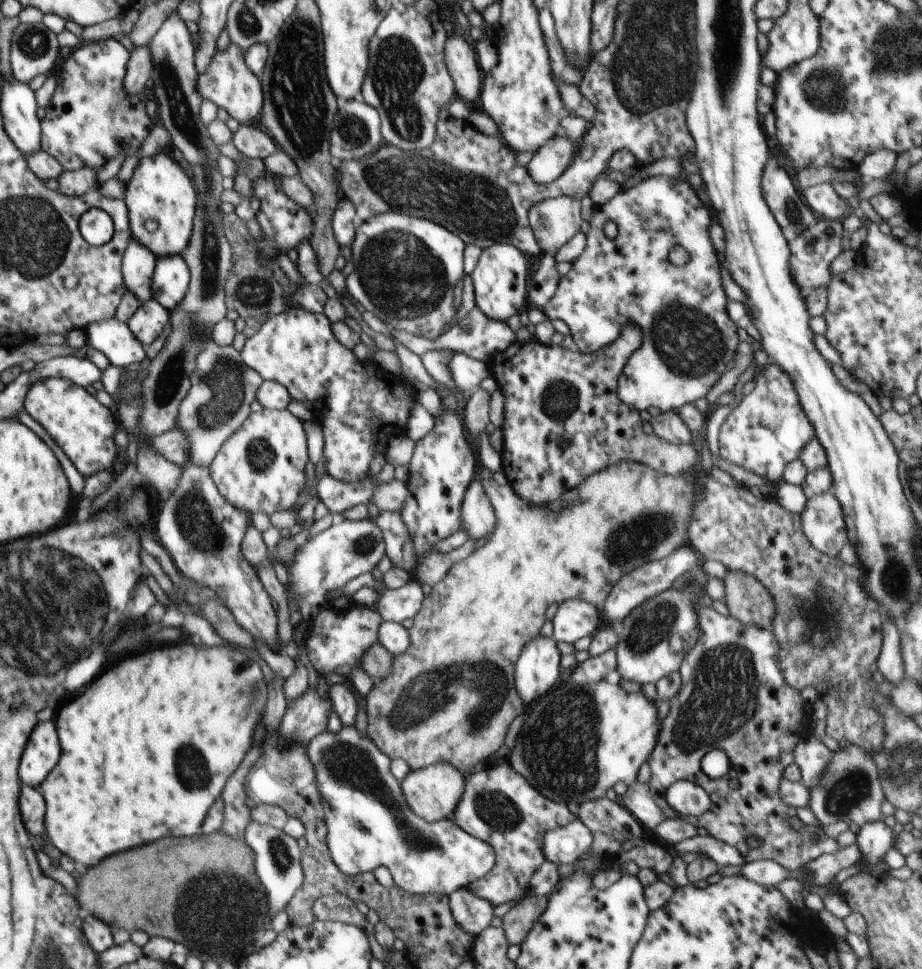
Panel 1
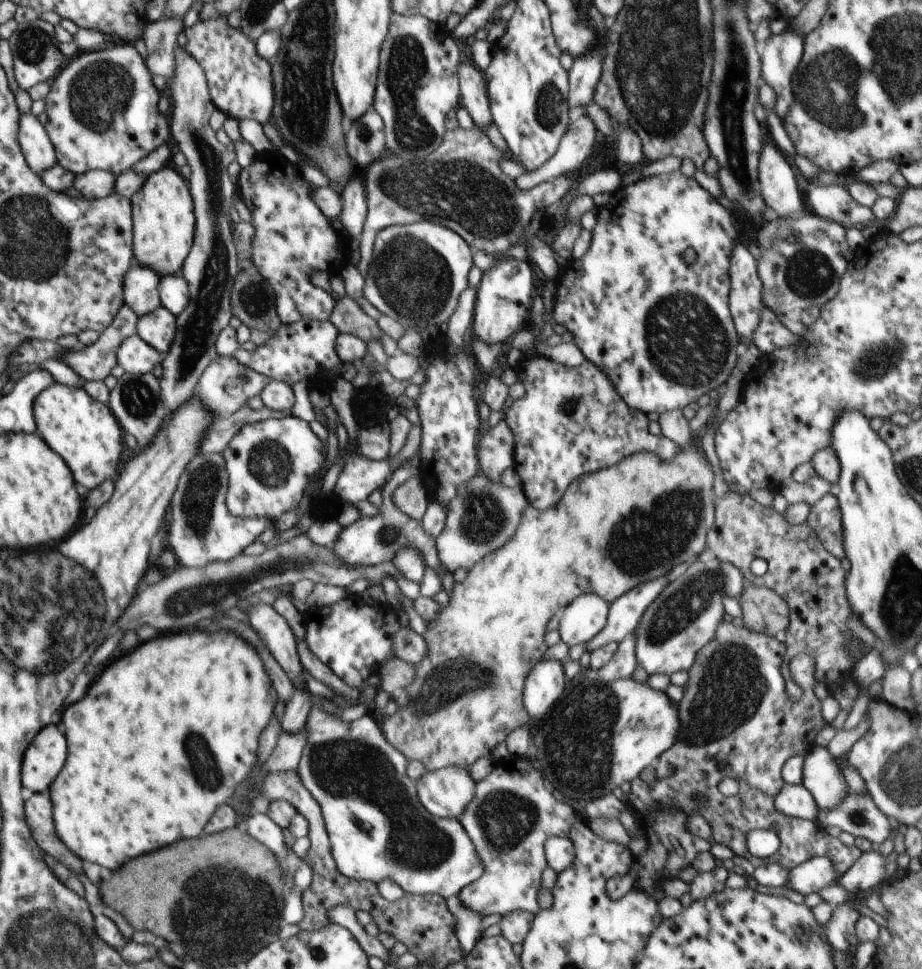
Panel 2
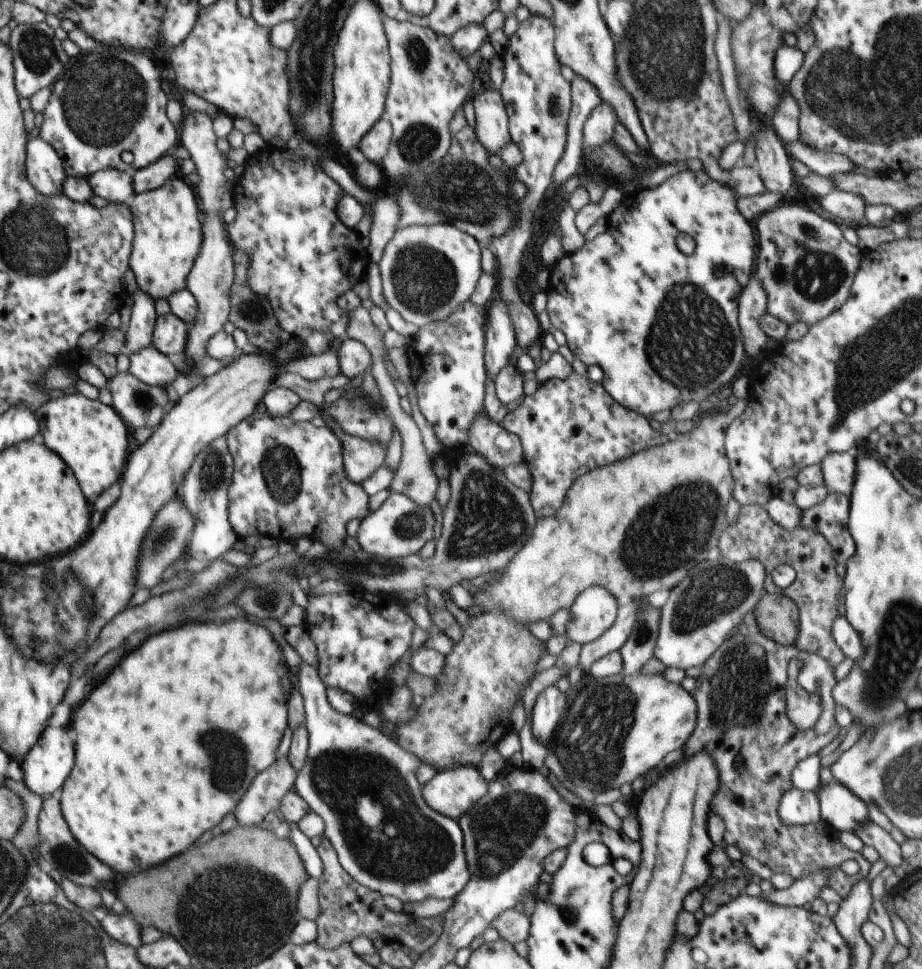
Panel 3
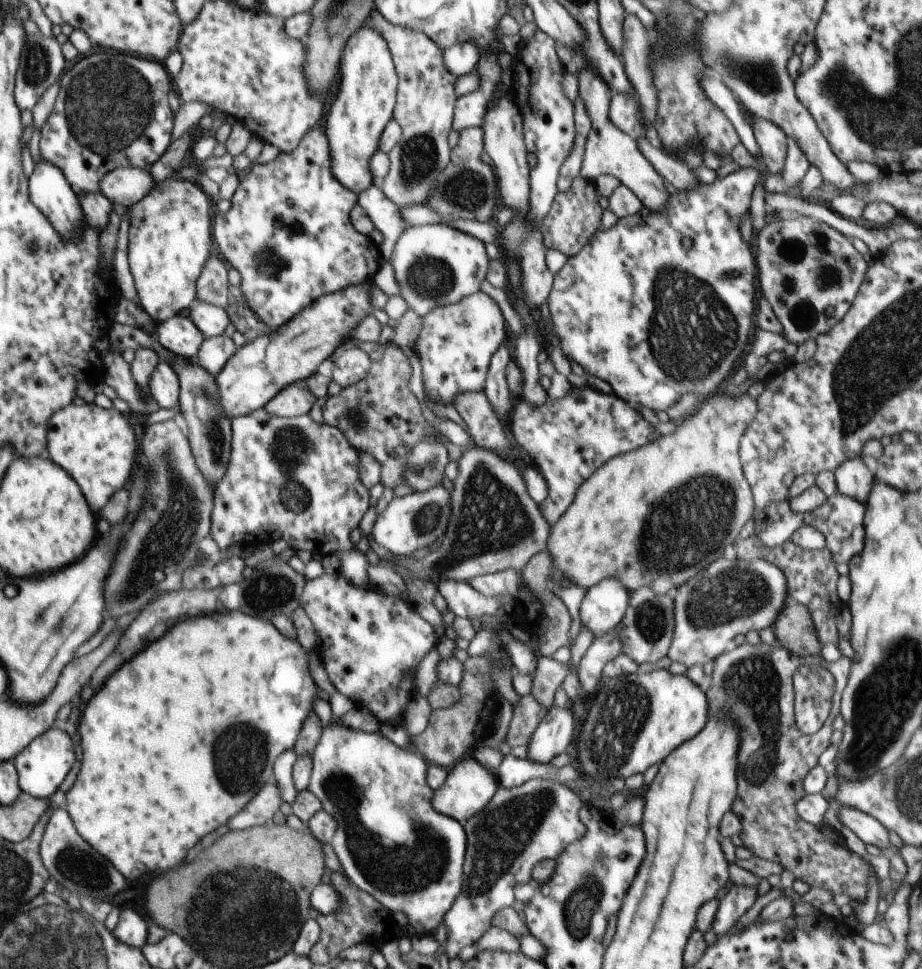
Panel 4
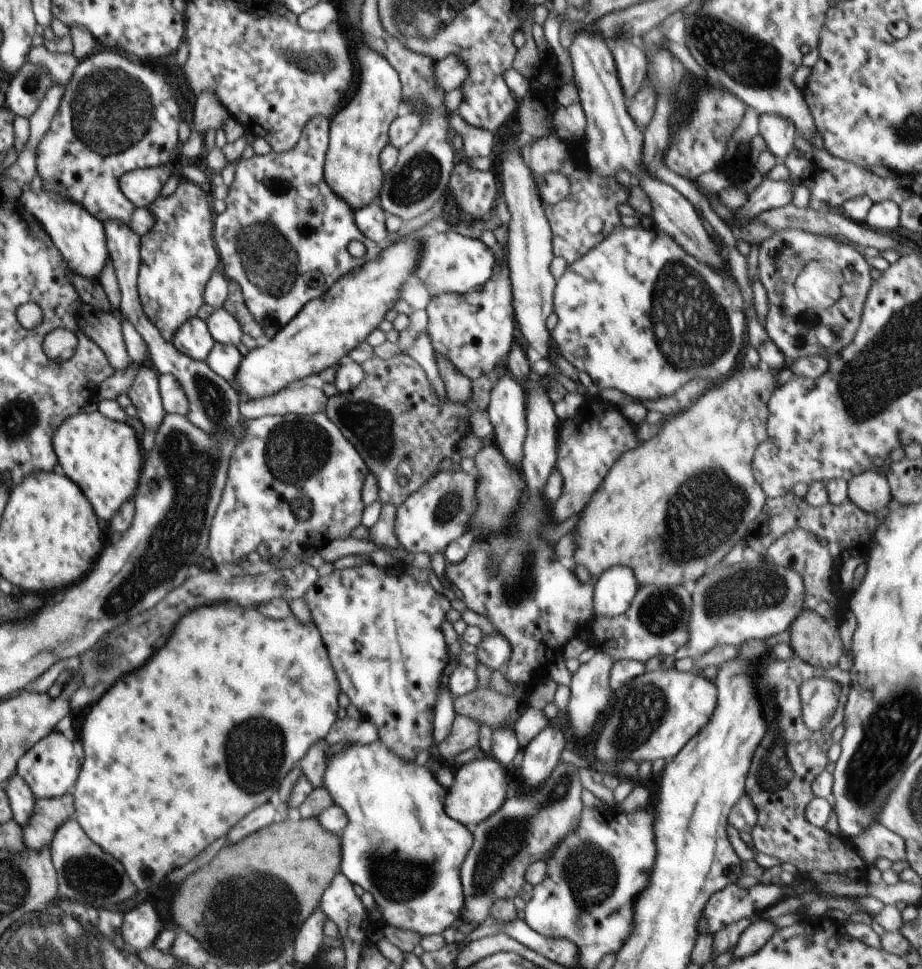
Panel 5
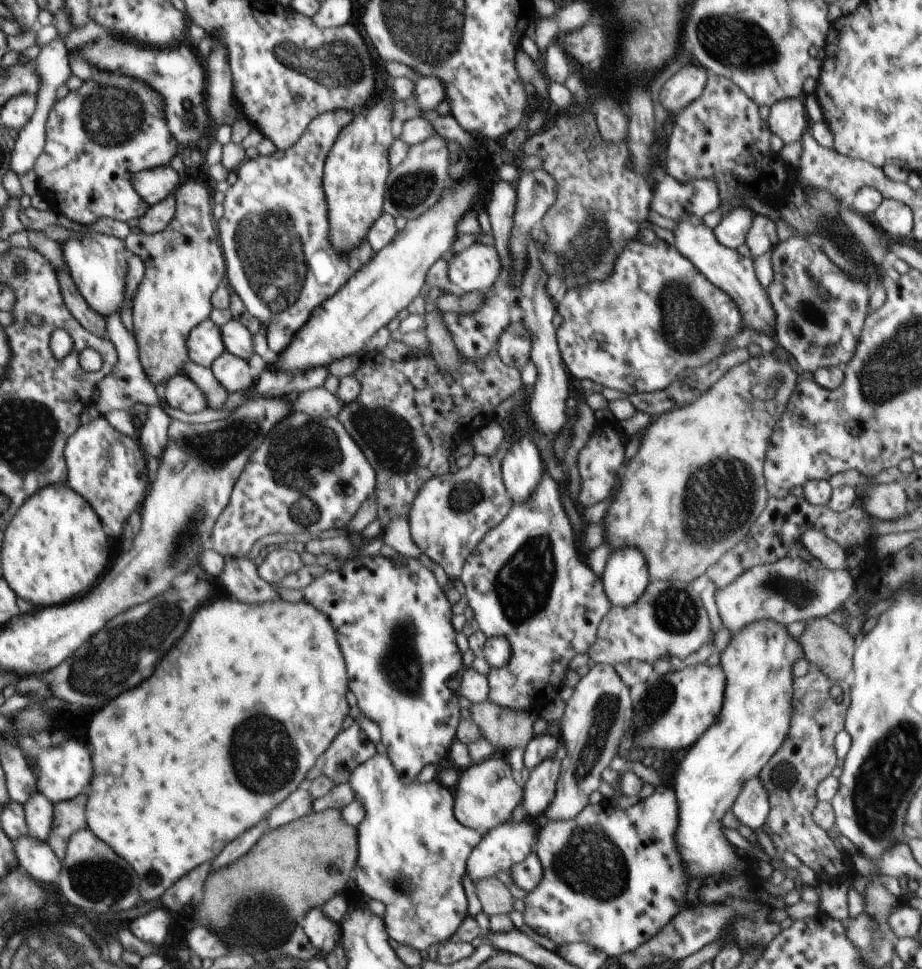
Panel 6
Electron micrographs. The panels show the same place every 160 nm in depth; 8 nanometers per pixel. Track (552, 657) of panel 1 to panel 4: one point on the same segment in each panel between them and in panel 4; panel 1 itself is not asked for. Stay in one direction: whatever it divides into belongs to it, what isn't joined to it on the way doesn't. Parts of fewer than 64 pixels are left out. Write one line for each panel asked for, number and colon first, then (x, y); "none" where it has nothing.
2: (544, 685)
3: (550, 708)
4: (553, 735)

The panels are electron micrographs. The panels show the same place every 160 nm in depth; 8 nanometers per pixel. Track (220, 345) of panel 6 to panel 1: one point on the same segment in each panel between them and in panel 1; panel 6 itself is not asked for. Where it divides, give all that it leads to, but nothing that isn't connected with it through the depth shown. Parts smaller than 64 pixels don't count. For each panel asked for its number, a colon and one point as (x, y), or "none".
1: (148, 321)
2: (158, 329)
3: (170, 334)
4: (179, 334)
5: (193, 338)

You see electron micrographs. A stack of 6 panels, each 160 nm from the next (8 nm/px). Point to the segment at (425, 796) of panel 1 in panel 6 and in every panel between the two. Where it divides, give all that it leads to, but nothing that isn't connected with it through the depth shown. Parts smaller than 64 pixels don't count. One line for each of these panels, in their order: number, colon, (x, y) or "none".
2: (445, 793)
3: (452, 792)
4: (469, 786)
5: (480, 787)
6: (487, 793)

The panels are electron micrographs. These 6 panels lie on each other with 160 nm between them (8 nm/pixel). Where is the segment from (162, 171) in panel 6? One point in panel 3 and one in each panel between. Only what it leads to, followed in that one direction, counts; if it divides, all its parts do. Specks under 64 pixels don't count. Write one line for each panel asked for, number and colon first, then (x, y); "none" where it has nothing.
3: (116, 186)
4: (125, 186)
5: (142, 186)

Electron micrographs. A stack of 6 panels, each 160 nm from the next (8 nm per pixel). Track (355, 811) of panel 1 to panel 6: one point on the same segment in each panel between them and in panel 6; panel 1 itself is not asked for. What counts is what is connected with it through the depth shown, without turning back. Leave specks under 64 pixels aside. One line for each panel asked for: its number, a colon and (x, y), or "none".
2: (378, 829)
3: (363, 785)
4: (391, 843)
5: (399, 845)
6: (413, 852)

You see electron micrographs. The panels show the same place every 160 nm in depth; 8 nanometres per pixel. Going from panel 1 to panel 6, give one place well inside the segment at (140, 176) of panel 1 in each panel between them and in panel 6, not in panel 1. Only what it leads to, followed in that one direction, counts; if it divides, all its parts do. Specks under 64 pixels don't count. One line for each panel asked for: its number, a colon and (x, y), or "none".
2: (163, 210)
3: (168, 235)
4: (170, 239)
5: (179, 256)
6: (184, 264)

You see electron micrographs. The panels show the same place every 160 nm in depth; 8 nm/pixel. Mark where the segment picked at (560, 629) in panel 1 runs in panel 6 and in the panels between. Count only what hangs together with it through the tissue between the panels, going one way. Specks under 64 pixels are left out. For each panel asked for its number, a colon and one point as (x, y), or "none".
2: (586, 615)
3: (594, 611)
4: (605, 604)
5: (615, 589)
6: (625, 578)

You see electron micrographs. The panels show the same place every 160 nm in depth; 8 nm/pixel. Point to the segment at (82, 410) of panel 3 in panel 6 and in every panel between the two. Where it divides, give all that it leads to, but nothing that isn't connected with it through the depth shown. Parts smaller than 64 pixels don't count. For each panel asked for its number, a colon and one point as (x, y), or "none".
4: (97, 446)
5: (102, 456)
6: (109, 469)

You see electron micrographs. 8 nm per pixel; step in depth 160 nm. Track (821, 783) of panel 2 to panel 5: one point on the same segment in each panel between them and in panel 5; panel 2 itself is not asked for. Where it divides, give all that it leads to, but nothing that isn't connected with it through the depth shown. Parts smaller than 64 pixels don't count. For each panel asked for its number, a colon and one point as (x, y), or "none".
3: (840, 808)
4: (870, 830)
5: (877, 841)

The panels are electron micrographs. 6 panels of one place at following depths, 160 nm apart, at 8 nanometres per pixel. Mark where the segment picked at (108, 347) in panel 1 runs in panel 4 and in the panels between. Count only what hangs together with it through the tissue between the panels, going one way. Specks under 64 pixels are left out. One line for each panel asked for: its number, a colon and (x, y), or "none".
2: (135, 356)
3: (149, 365)
4: (164, 384)

